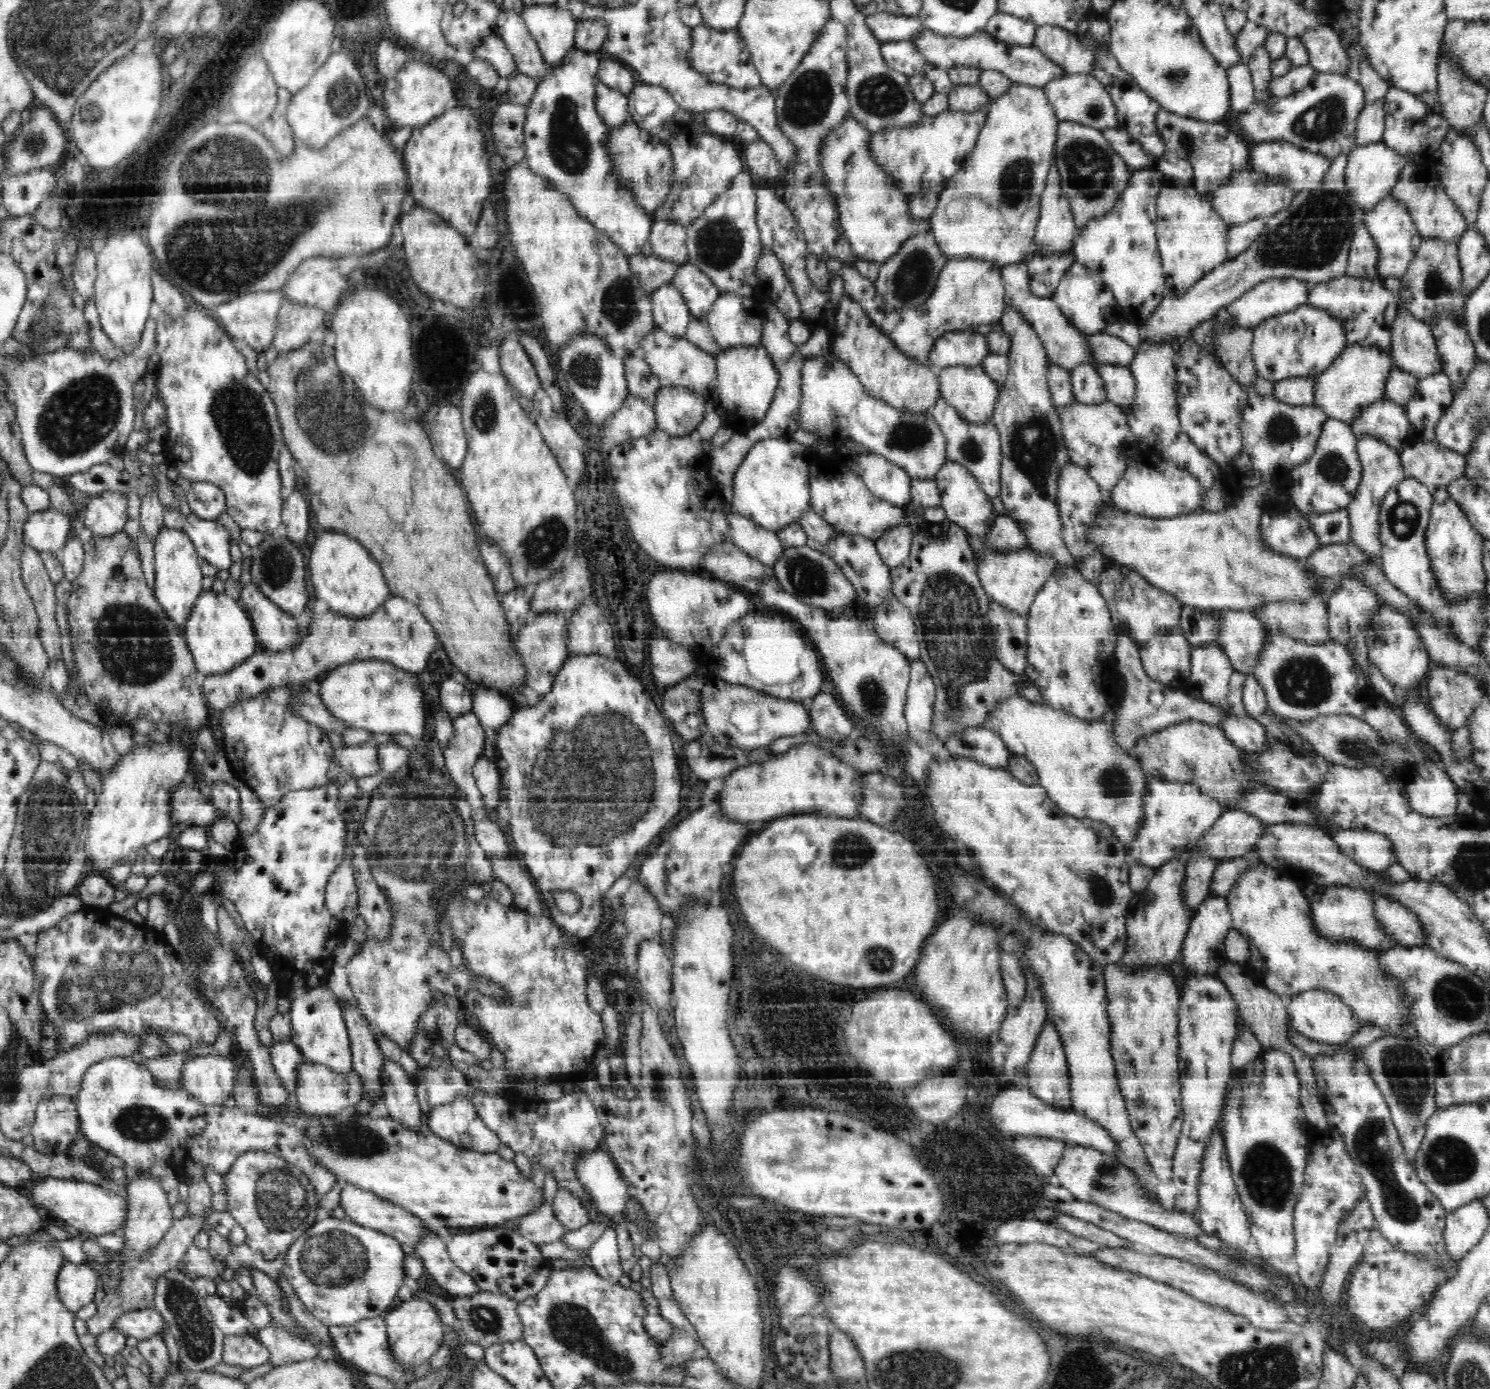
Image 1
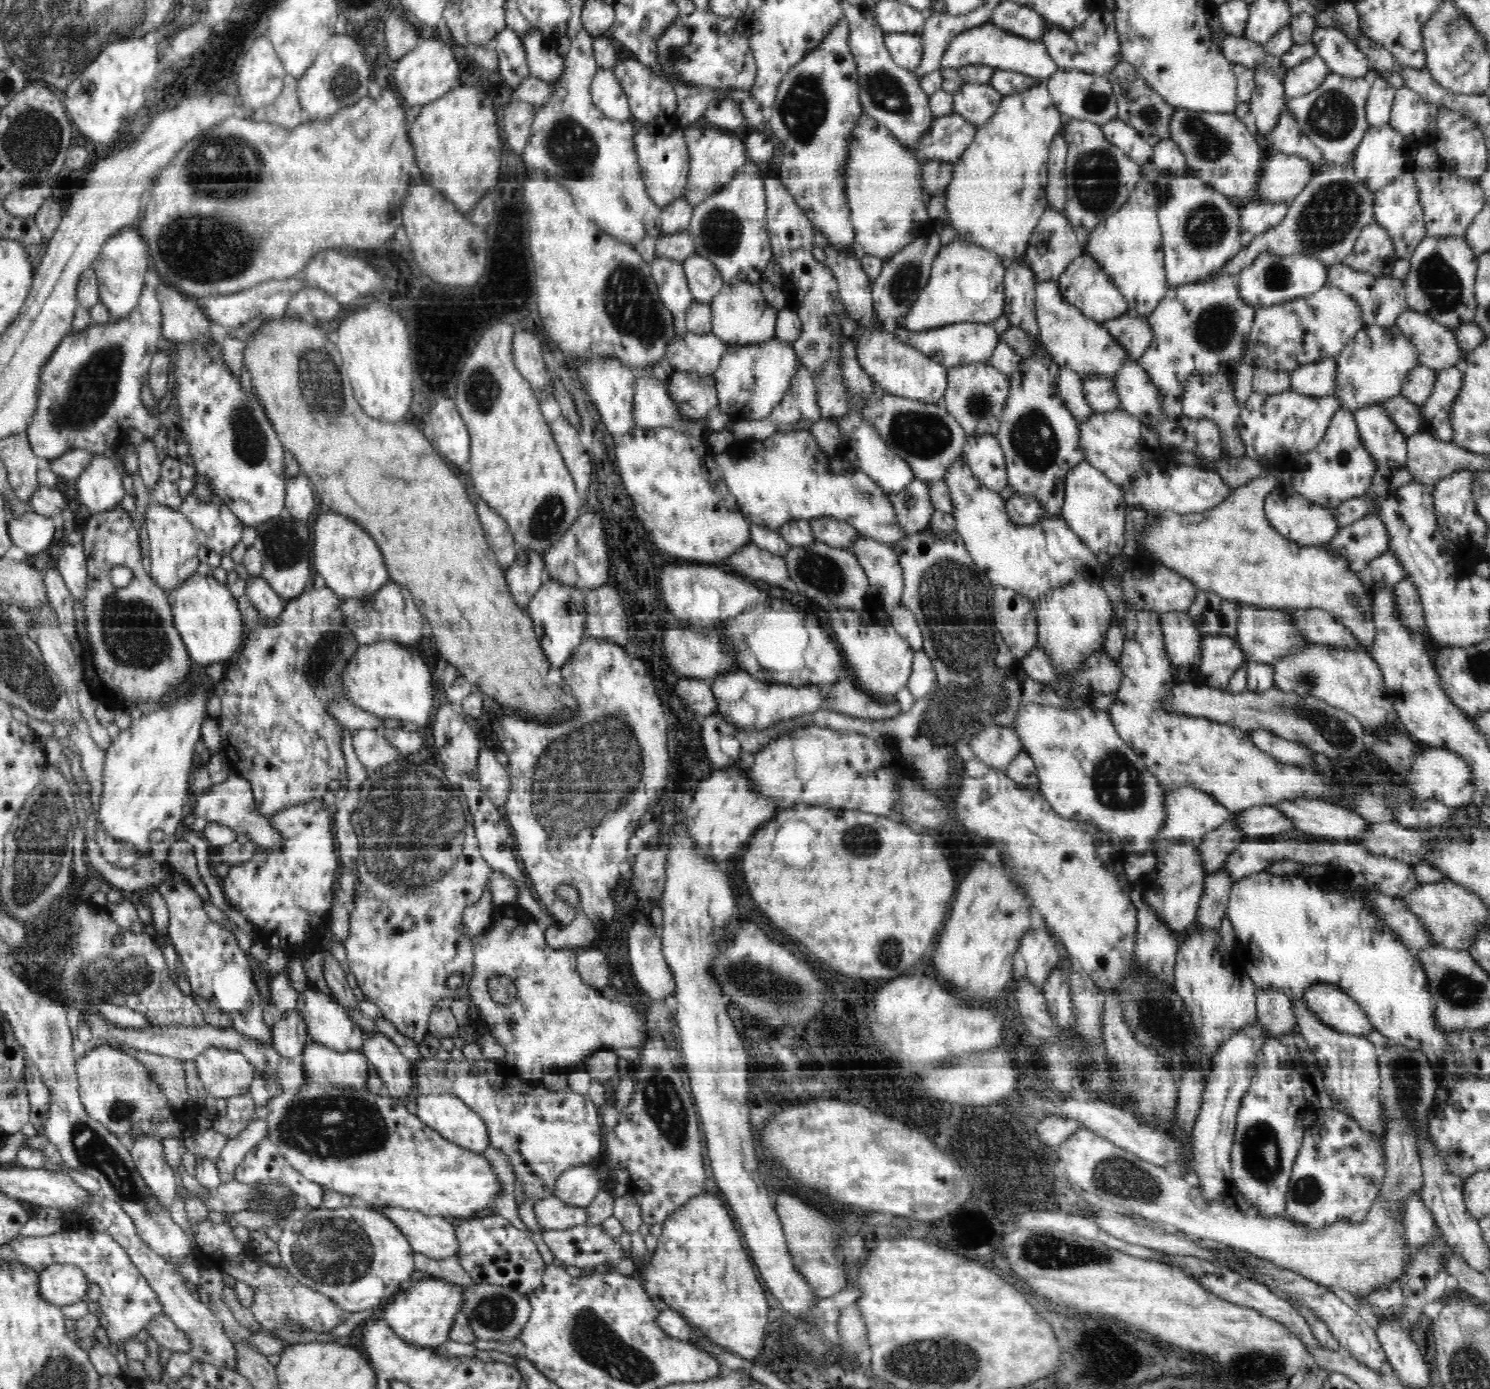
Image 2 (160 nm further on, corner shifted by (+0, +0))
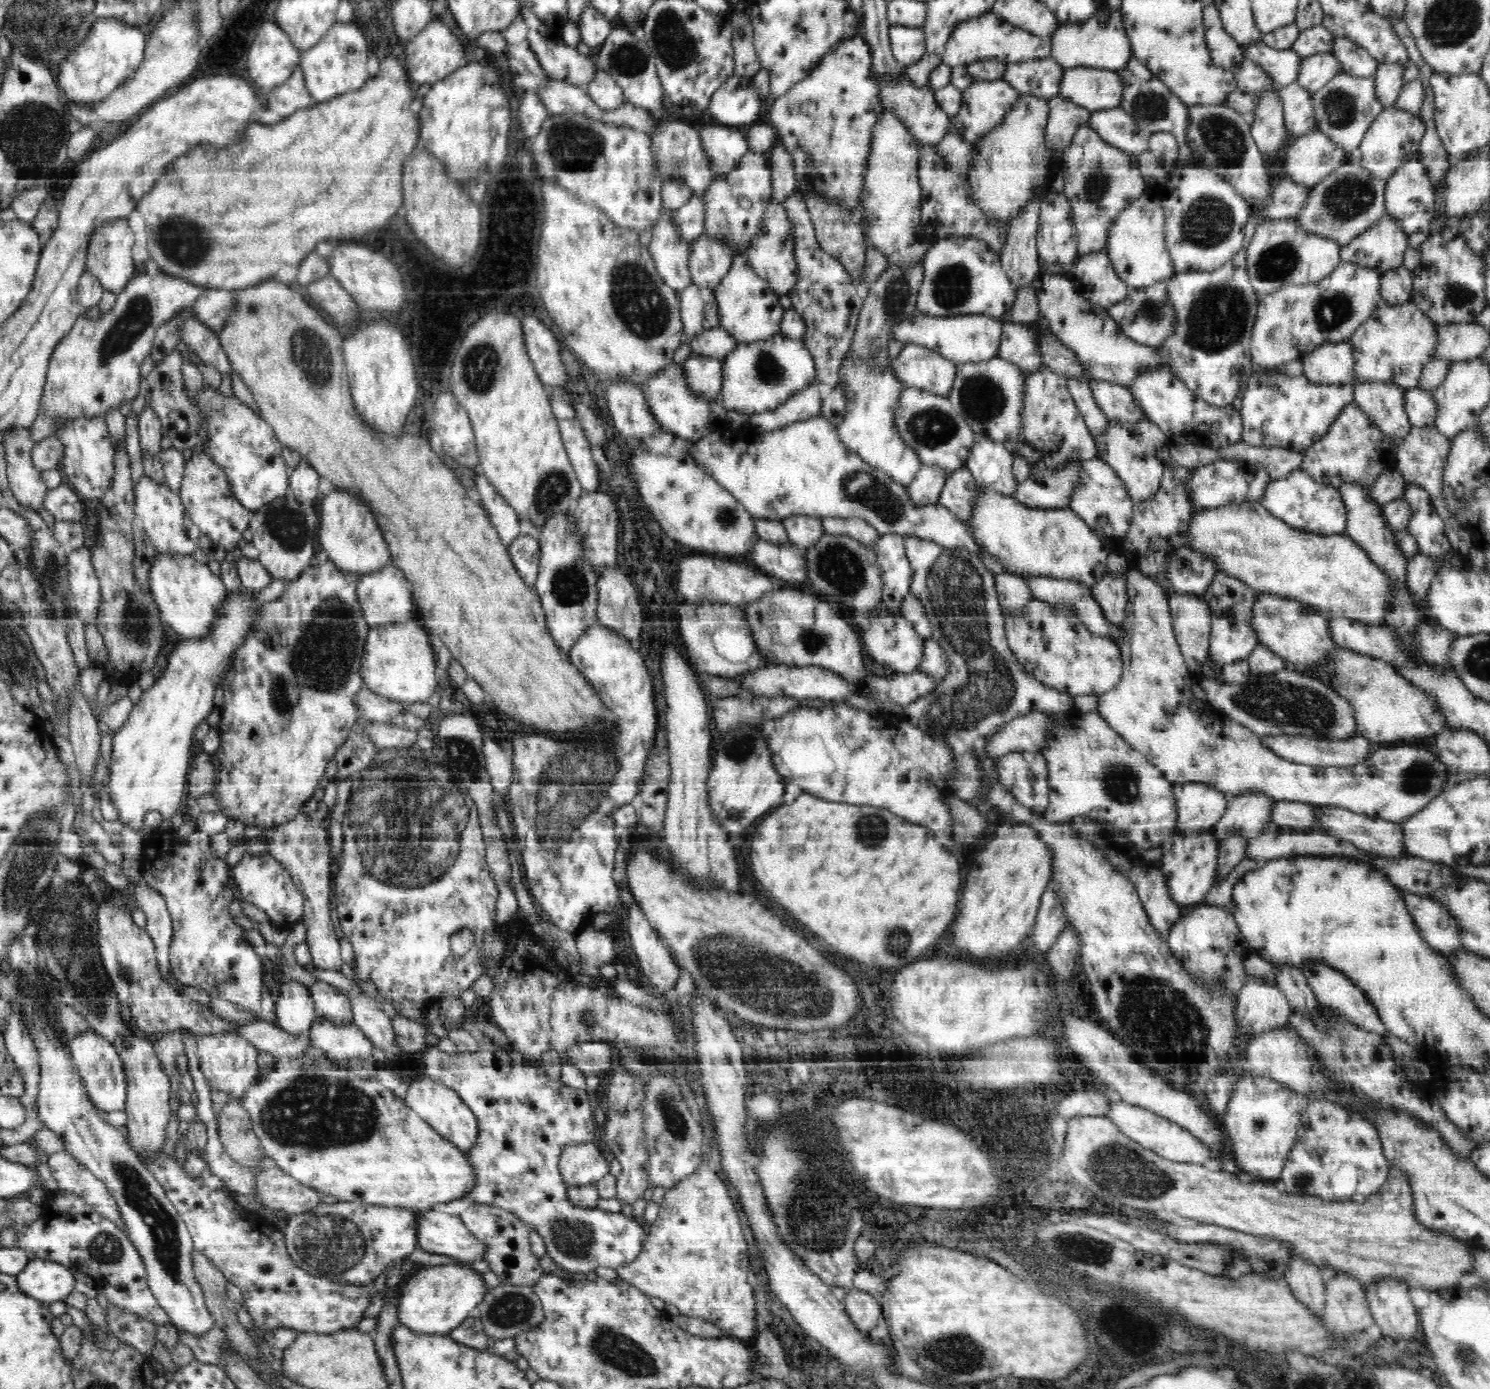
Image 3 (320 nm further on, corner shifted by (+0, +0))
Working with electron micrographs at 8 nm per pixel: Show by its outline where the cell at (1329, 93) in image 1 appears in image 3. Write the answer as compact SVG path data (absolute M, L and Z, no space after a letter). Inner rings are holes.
M1341 72L1324 88L1312 94L1312 98L1316 128L1330 143L1339 146L1339 150L1344 149L1345 154L1353 158L1372 122L1385 110L1382 100L1377 96L1374 77L1354 77Z

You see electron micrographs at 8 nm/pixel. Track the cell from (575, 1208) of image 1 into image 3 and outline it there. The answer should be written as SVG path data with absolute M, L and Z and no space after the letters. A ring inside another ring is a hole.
M590 1142L566 1147L559 1160L559 1170L568 1187L577 1187L596 1183L610 1173L610 1164Z

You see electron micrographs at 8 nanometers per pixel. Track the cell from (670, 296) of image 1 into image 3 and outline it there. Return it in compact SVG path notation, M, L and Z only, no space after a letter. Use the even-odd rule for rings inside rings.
M661 210L660 222L654 226L647 246L658 275L678 294L693 283L690 278L689 244L680 238L678 227L672 225L674 211Z

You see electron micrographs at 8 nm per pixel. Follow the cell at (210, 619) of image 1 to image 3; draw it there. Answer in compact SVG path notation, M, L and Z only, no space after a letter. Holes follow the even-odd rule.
M156 554L152 566L150 566L150 595L154 597L154 603L158 606L158 611L161 614L161 620L164 623L168 623L170 627L178 635L184 637L183 640L191 640L191 642L198 642L198 640L206 640L210 632L214 632L216 628L217 617L223 618L225 614L225 603L229 598L229 593L226 591L224 582L212 574L207 564L200 564L198 560L195 560L194 555L190 556L158 556Z

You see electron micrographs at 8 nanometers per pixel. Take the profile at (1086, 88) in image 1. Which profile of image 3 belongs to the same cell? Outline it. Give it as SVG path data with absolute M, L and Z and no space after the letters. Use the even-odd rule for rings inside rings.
M1078 67L1065 70L1059 95L1094 112L1120 105L1123 93L1124 84L1118 71Z

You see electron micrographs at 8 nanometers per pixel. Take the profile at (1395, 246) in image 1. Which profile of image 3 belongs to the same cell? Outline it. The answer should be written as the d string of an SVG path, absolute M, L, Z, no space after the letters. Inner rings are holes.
M1418 152L1414 153L1408 162L1394 171L1394 174L1386 182L1386 215L1398 221L1398 225L1408 235L1408 246L1420 247L1421 244L1433 233L1431 225L1435 218L1436 189L1434 181L1428 176L1424 165L1418 159Z

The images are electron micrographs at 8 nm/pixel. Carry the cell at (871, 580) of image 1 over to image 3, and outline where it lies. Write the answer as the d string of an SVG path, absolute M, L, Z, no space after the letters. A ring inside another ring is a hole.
M881 536L875 548L882 579L884 606L895 615L900 613L904 598L910 593L911 567L907 560L904 538Z

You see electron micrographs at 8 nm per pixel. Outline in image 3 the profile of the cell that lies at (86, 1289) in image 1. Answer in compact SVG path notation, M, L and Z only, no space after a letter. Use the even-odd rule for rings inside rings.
M40 1259L29 1260L15 1280L22 1293L46 1304L64 1302L74 1289L74 1273L69 1268Z

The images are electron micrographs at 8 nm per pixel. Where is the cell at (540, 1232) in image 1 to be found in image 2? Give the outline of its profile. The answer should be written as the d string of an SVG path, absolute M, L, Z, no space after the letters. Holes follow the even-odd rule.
M556 1195L538 1200L533 1210L542 1231L555 1231L581 1225L588 1220L586 1207L568 1205L556 1198Z

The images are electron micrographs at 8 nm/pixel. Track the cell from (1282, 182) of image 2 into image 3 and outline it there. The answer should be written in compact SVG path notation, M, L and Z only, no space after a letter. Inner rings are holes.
M1316 127L1309 135L1291 140L1282 155L1284 180L1311 189L1332 170L1353 159L1344 149L1339 150L1339 146L1330 143Z

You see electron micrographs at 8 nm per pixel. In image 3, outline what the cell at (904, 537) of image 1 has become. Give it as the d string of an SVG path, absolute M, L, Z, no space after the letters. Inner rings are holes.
M921 466L914 480L906 487L907 500L913 506L929 506L938 503L948 474L935 466Z

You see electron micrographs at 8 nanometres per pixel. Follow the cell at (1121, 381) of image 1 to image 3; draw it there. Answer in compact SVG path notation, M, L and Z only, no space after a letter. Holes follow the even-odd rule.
M1169 369L1148 370L1132 382L1129 387L1142 409L1144 418L1154 422L1176 445L1195 444L1218 450L1242 442L1242 419L1240 411L1232 405L1217 407L1187 390L1182 379L1175 378Z

